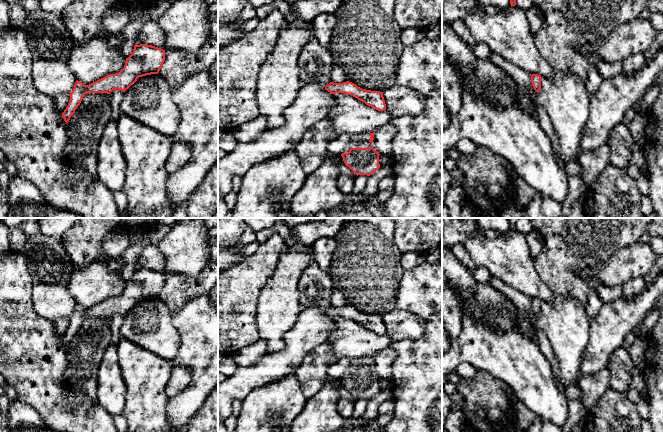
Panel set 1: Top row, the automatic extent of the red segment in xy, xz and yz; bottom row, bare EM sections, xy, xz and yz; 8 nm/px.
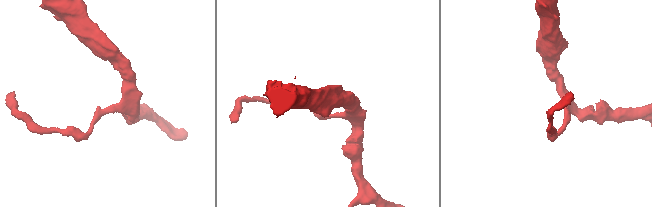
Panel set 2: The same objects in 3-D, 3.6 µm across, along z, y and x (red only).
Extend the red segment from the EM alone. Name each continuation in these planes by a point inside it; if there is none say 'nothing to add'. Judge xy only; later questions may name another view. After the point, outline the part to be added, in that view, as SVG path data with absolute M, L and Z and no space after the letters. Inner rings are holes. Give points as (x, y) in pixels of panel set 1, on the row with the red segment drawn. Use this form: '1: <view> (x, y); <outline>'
nothing to add

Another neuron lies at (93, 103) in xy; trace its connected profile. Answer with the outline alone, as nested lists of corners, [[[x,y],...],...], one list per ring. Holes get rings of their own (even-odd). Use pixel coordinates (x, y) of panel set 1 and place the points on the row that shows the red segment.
[[[85,94],[68,122],[65,155],[69,167],[84,170],[97,179],[97,150],[110,114],[109,94]]]

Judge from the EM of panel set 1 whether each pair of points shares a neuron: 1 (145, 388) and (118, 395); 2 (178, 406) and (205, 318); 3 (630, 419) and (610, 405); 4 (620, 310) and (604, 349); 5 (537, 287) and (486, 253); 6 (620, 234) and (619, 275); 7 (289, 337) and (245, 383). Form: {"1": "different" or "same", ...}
{"1": "different", "2": "same", "3": "same", "4": "same", "5": "same", "6": "different", "7": "same"}

